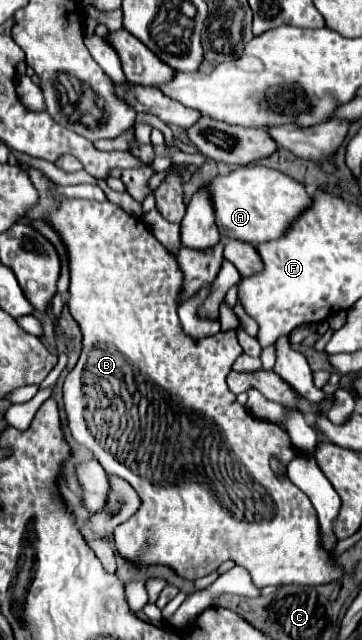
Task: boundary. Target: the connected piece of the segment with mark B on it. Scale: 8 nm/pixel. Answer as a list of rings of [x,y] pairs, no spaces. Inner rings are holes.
[[[20,164],[20,168],[24,172],[28,172],[34,188],[40,192],[40,200],[36,204],[36,208],[28,210],[28,220],[44,220],[48,226],[52,226],[62,244],[66,246],[68,252],[68,270],[70,270],[70,298],[68,298],[68,310],[72,314],[72,318],[78,322],[80,330],[82,330],[82,352],[80,358],[76,362],[76,366],[68,372],[66,380],[64,380],[64,408],[66,408],[66,416],[68,416],[68,426],[70,432],[74,436],[76,442],[88,446],[94,456],[98,458],[98,462],[104,466],[106,472],[116,474],[124,480],[128,480],[132,484],[132,488],[140,494],[142,498],[142,506],[140,510],[122,526],[116,528],[116,550],[118,556],[124,558],[126,562],[134,564],[134,566],[168,566],[172,568],[178,576],[194,582],[198,578],[208,576],[210,572],[214,572],[222,562],[226,560],[234,560],[238,566],[244,566],[256,588],[264,588],[264,586],[282,586],[282,584],[304,584],[304,586],[312,586],[312,584],[326,584],[328,580],[336,580],[342,574],[342,568],[336,566],[330,560],[330,552],[326,552],[320,546],[320,536],[318,536],[318,520],[316,520],[316,510],[310,504],[308,496],[296,488],[294,484],[290,484],[290,480],[280,480],[276,478],[276,474],[270,470],[270,456],[276,454],[282,458],[284,464],[288,464],[296,450],[290,444],[288,434],[284,434],[284,430],[280,430],[278,426],[266,426],[268,422],[254,418],[246,406],[236,402],[236,396],[228,390],[226,386],[226,376],[234,364],[234,360],[242,354],[242,348],[238,344],[236,332],[220,332],[212,338],[200,338],[200,340],[192,340],[190,336],[186,336],[182,332],[182,326],[178,322],[178,314],[176,314],[176,298],[178,292],[182,290],[182,282],[184,276],[176,264],[176,256],[172,256],[148,230],[148,226],[140,220],[130,216],[128,212],[124,212],[120,206],[112,204],[112,202],[92,202],[92,200],[64,200],[64,196],[56,196],[56,192],[52,192],[52,188],[48,186],[48,178],[44,176],[44,172],[30,168],[28,164]],[[80,274],[90,274],[88,280],[80,286]]]

